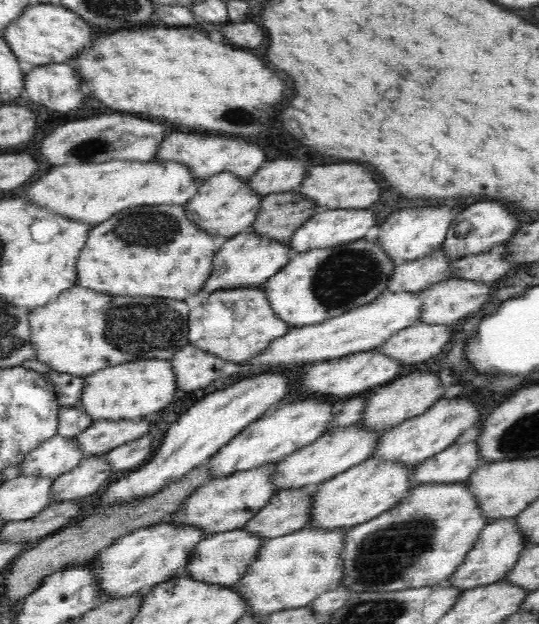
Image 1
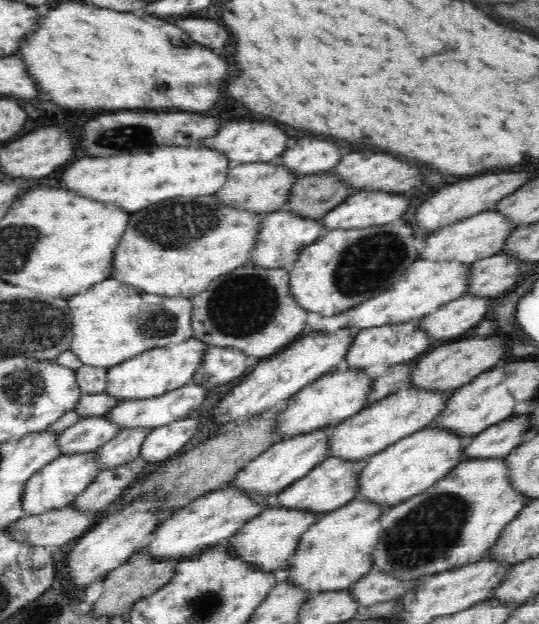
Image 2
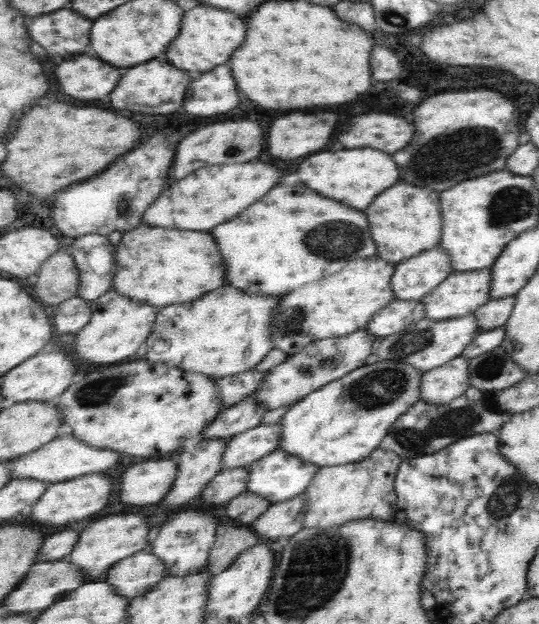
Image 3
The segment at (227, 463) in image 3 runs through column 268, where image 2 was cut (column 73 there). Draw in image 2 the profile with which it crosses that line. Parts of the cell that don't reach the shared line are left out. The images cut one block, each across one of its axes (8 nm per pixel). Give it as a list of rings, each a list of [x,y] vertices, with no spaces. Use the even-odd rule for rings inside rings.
[[[106,417],[79,419],[56,435],[55,446],[62,456],[85,455],[106,444],[116,433],[118,429],[108,423]]]

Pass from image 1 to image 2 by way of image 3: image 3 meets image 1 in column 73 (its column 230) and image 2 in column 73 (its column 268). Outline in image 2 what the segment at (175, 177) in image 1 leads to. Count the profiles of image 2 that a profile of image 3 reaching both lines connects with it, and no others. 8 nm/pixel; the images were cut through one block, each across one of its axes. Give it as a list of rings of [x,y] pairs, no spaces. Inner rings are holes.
[[[158,148],[140,156],[112,156],[94,162],[90,158],[80,158],[62,172],[60,184],[72,194],[94,202],[116,204],[120,210],[138,212],[140,208],[166,198],[214,195],[218,188],[222,188],[229,167],[226,158],[208,148]]]

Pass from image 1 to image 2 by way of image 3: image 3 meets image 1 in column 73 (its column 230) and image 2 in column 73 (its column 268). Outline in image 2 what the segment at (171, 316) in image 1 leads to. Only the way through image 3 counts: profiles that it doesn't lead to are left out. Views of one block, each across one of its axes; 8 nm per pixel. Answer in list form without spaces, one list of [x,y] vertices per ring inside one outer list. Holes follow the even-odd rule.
[[[104,280],[76,293],[66,299],[66,308],[70,318],[70,341],[67,342],[67,349],[82,362],[84,367],[108,369],[143,352],[168,347],[172,343],[185,343],[193,337],[191,299],[180,297],[171,299],[144,292],[130,292],[130,288],[124,288],[123,284],[118,284],[116,280]]]

